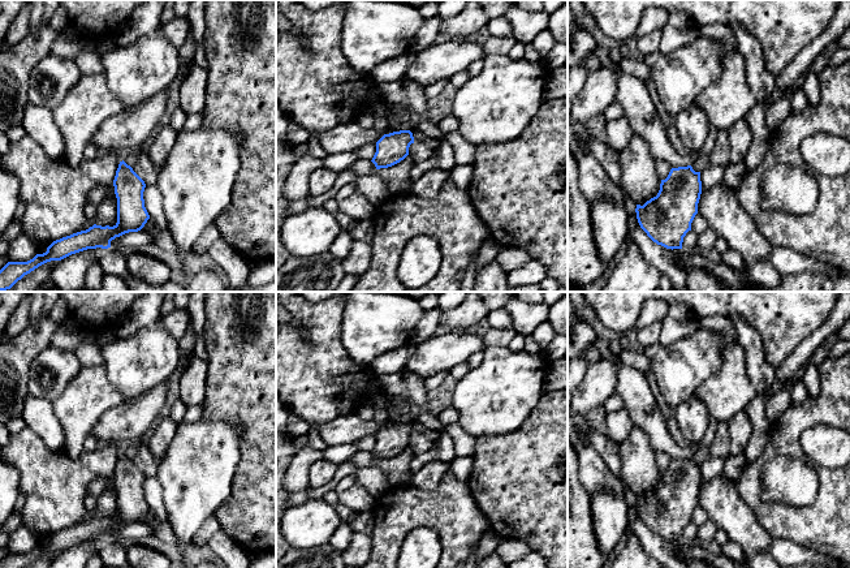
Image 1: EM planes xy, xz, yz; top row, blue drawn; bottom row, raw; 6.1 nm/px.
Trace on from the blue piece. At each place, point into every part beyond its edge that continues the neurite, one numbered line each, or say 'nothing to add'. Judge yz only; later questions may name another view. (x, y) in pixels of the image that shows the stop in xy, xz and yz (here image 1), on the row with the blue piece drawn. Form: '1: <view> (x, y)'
nothing to add

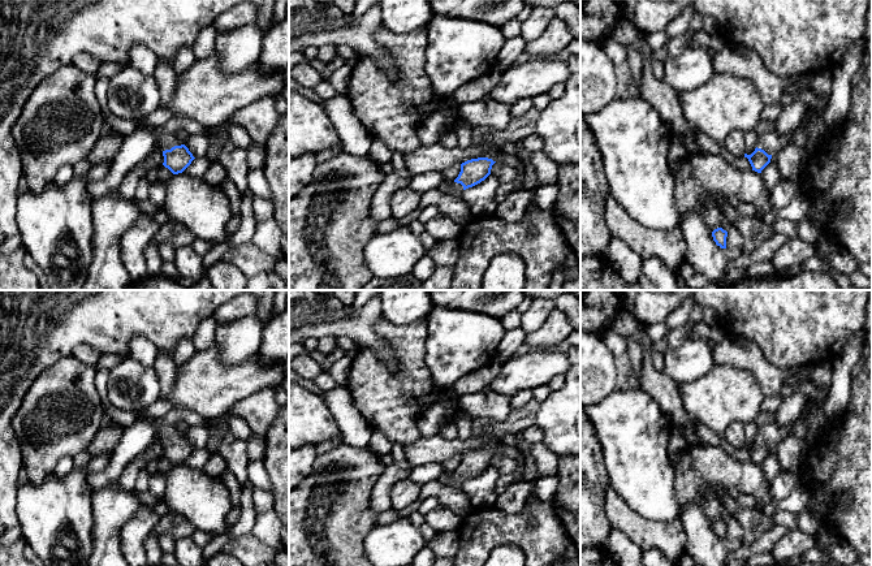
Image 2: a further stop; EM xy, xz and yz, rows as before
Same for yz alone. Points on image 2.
1: yz (772, 142)

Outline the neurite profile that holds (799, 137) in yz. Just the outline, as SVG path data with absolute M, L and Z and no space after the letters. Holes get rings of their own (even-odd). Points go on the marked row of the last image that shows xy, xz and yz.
M799 125L794 131L793 131L793 143L804 148L807 146L807 134L804 130L804 125Z

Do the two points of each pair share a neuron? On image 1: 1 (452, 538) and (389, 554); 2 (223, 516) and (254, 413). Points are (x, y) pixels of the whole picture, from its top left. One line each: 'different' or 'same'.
1: same
2: same

